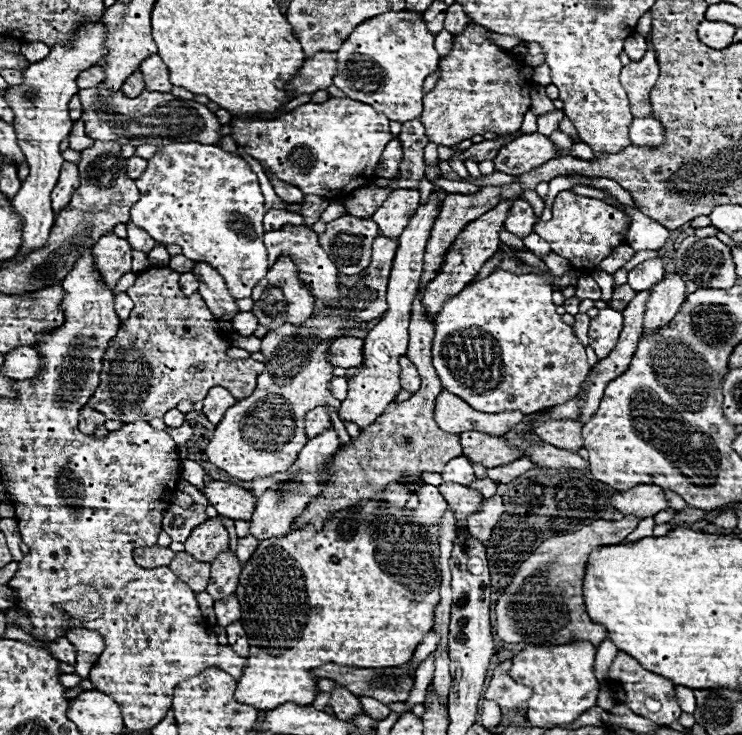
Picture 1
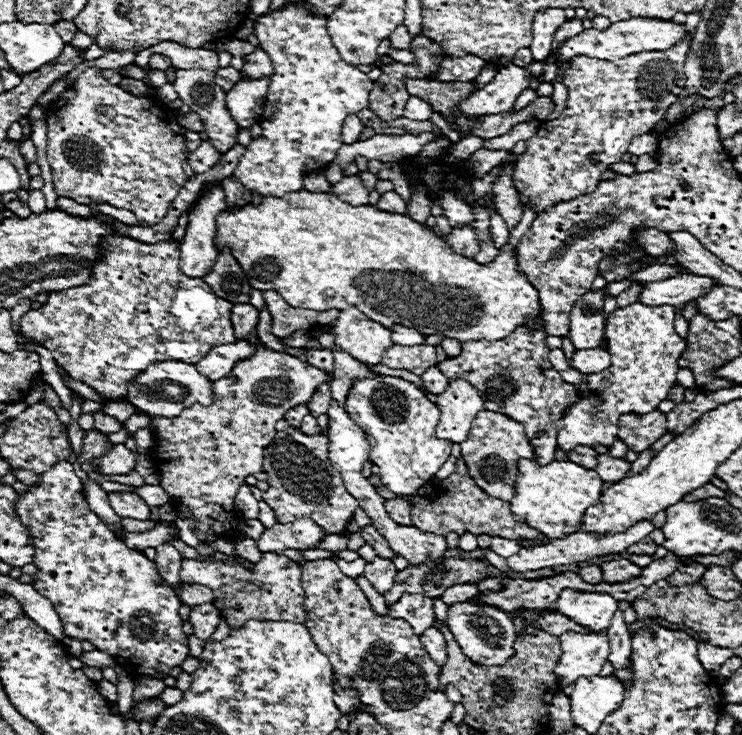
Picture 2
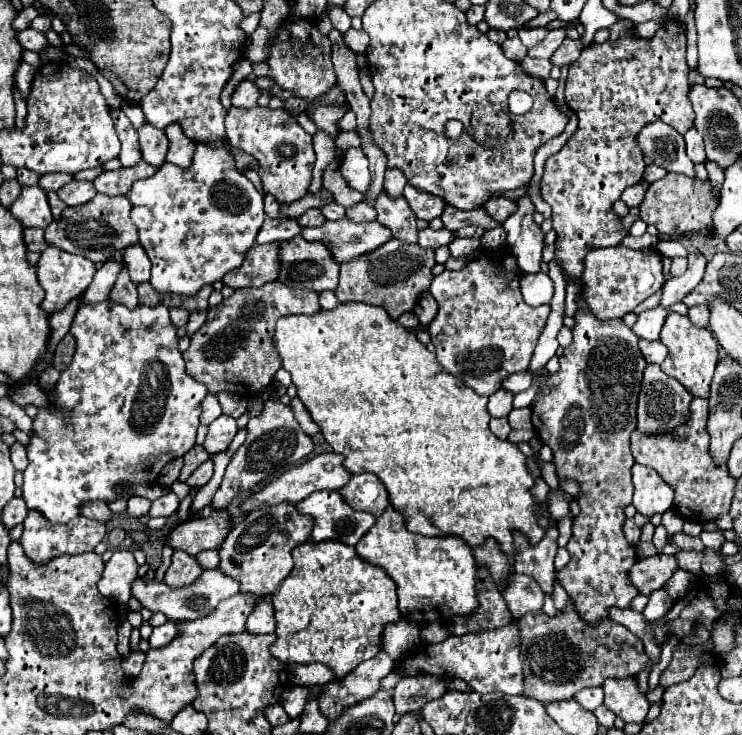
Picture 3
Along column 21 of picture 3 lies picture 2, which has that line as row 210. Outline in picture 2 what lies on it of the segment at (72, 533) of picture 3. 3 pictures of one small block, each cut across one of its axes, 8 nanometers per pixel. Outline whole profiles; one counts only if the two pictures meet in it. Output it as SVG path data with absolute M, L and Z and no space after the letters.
M690 42L676 44L666 52L638 52L624 56L616 62L574 56L568 68L562 74L562 84L568 88L566 108L560 112L560 118L550 120L538 126L538 132L526 140L526 152L516 156L514 168L514 186L518 188L522 202L532 202L538 212L544 212L546 206L556 204L558 200L572 200L582 192L594 192L600 184L600 176L612 164L620 162L628 150L628 144L634 136L648 134L672 106L672 102L684 94L684 60Z

